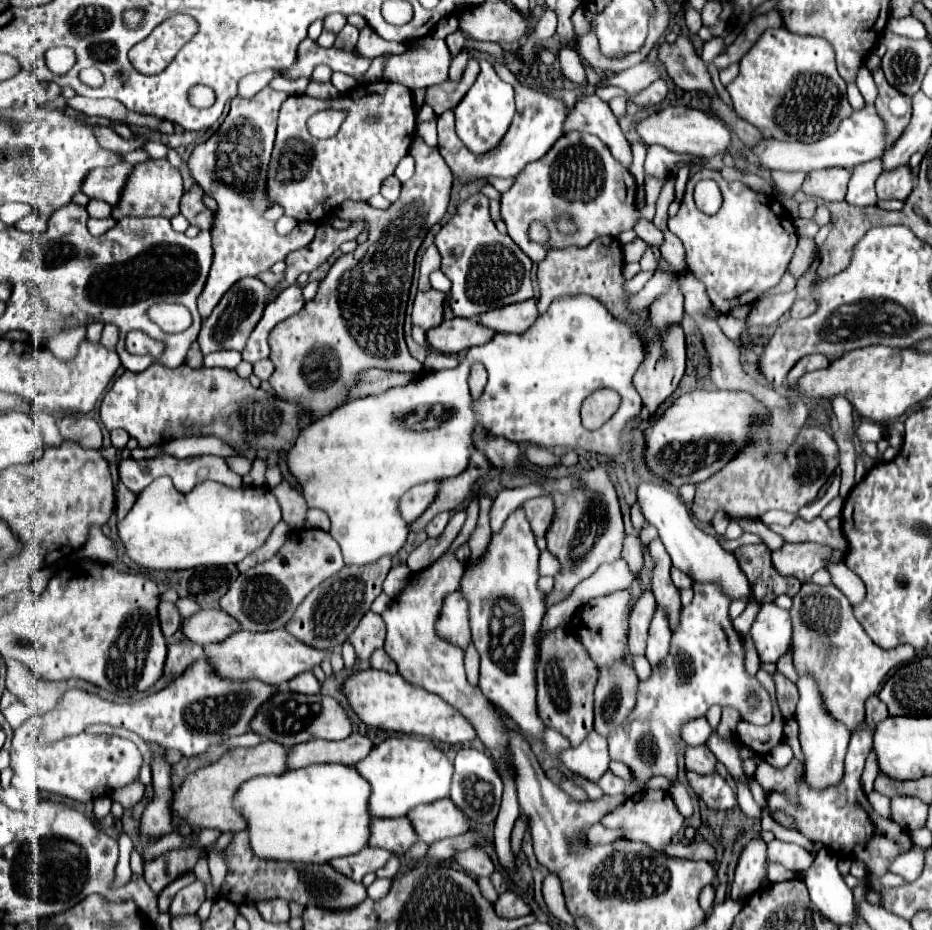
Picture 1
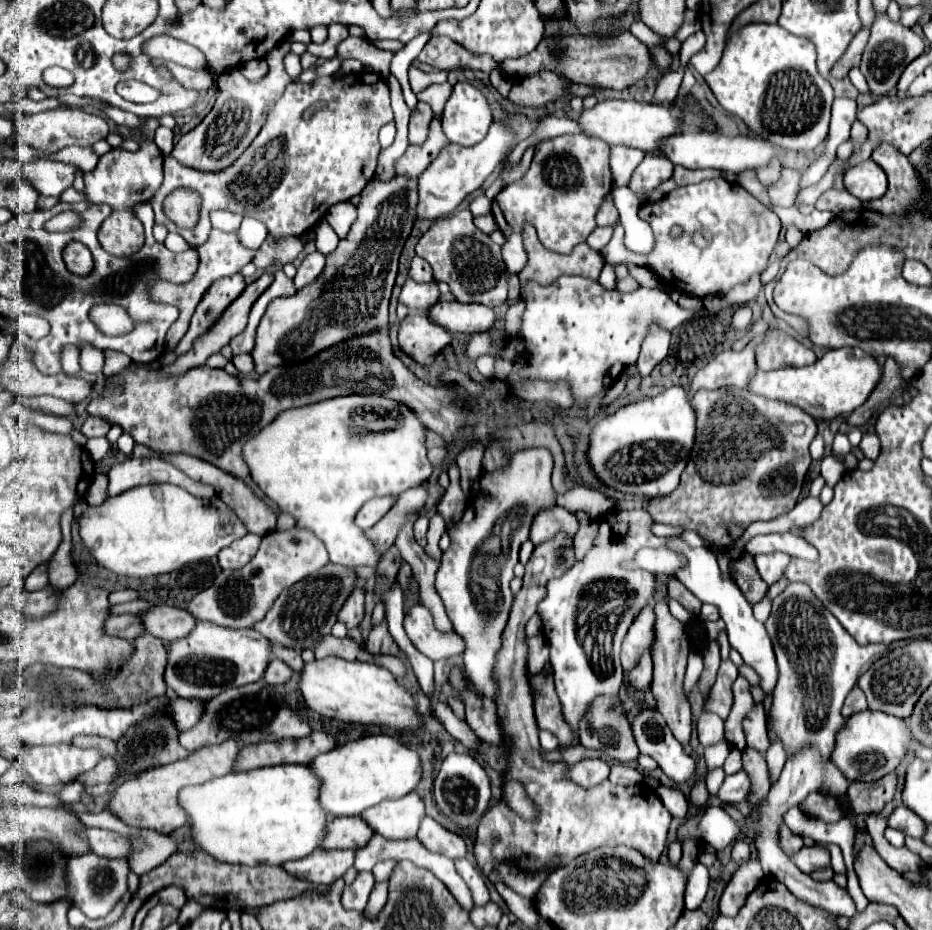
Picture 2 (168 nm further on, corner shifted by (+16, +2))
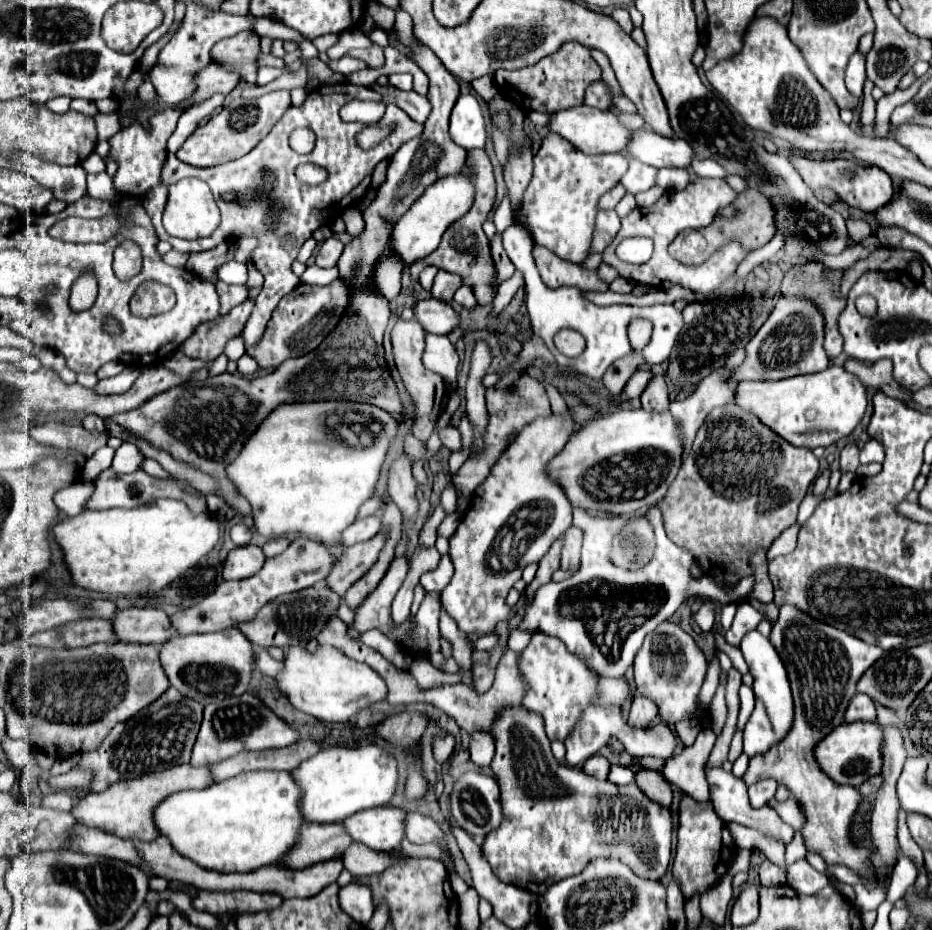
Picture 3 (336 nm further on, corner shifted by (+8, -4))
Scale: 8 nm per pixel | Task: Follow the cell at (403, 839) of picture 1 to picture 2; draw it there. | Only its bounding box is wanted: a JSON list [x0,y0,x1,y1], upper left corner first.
[322,816,374,850]

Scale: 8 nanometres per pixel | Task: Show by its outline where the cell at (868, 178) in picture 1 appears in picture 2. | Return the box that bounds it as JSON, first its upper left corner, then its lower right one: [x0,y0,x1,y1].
[852,120,868,150]

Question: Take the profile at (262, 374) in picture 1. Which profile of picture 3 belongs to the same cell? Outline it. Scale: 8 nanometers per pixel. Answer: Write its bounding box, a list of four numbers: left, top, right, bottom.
[238,354,258,378]

